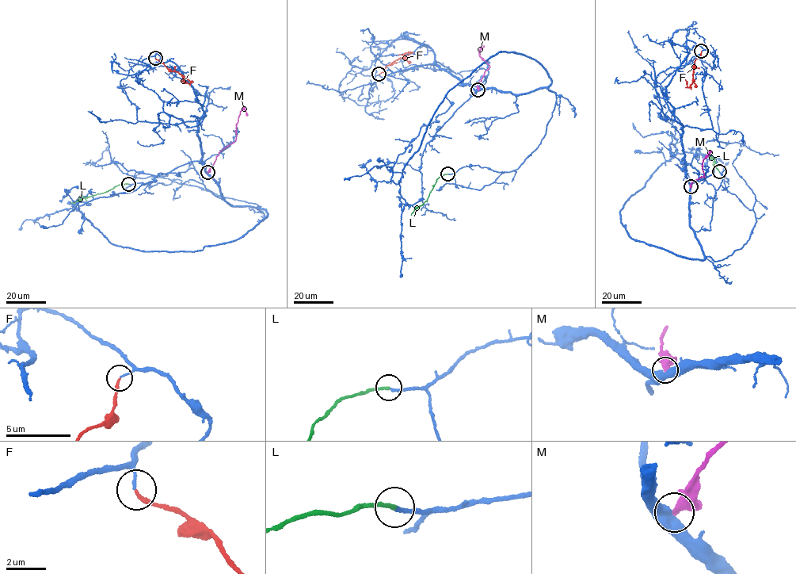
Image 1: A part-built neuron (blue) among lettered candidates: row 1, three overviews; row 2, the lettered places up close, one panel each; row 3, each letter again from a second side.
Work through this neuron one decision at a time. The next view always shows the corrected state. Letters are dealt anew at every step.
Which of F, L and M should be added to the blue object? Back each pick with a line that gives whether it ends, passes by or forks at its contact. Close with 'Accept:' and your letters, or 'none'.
L: it ends
Accept: L

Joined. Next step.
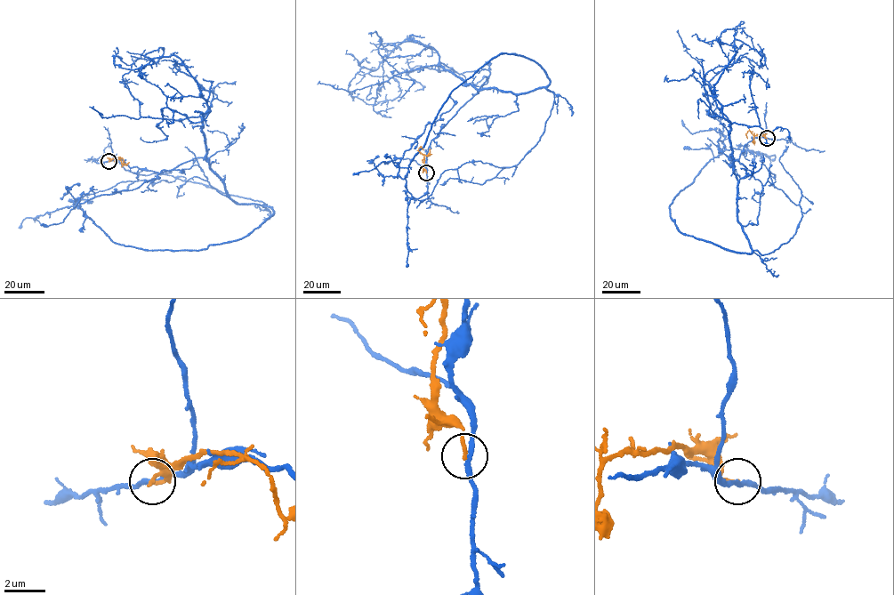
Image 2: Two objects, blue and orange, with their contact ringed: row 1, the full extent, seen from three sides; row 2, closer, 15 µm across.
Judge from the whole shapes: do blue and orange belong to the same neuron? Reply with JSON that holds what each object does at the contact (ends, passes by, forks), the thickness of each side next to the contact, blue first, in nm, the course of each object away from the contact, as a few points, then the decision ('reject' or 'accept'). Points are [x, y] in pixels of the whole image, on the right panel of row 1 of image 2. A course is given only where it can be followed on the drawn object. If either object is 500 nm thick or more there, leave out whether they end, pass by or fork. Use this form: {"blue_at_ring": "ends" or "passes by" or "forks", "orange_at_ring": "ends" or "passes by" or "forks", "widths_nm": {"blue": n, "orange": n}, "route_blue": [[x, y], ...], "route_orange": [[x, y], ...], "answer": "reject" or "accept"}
{"blue_at_ring": "passes by", "orange_at_ring": "ends", "widths_nm": {"blue": 200, "orange": 160}, "route_blue": [[767, 138], [738, 159], [751, 253], [670, 217], [724, 151], [719, 140], [725, 160]], "route_orange": [[767, 138], [754, 136], [748, 130], [745, 134], [747, 138]], "answer": "reject"}

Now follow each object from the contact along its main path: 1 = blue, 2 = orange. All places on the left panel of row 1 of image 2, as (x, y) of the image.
1: (109, 161), (207, 157), (228, 196), (275, 212), (229, 242), (148, 250), (80, 208), (183, 169)
2: (108, 161), (120, 159), (119, 157), (124, 164)

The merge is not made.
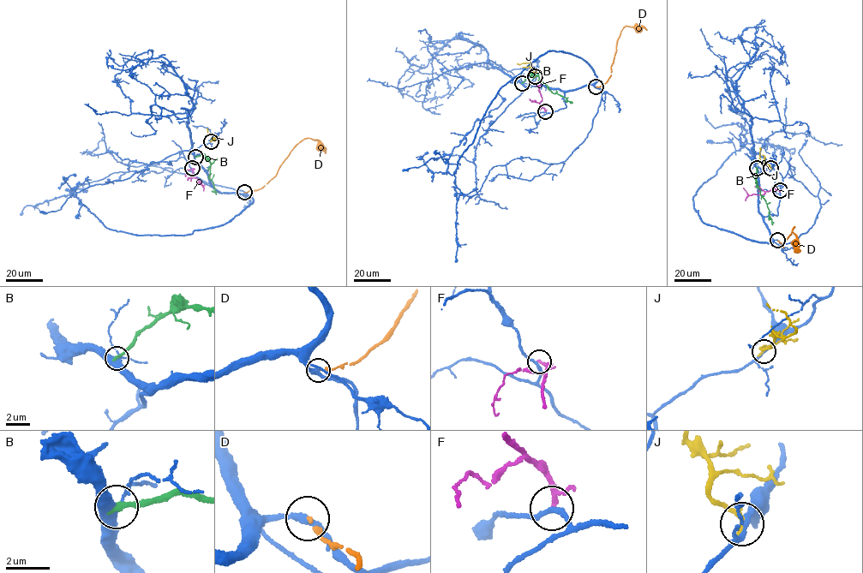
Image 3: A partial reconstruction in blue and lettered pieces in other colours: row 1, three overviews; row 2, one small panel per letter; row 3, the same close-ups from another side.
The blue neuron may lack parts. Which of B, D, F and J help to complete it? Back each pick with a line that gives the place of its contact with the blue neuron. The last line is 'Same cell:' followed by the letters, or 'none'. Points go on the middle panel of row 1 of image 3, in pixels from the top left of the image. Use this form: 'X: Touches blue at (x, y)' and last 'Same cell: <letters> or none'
D: Touches blue at (596, 86)
Same cell: D

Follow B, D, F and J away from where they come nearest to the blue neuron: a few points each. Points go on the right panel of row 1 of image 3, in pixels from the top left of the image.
B: (756, 167), (756, 184), (766, 201), (772, 224)
D: (777, 240), (782, 247), (782, 242), (794, 227), (793, 232), (797, 253)
F: (780, 190), (749, 195), (743, 188)
J: (770, 168), (761, 162), (759, 148)

